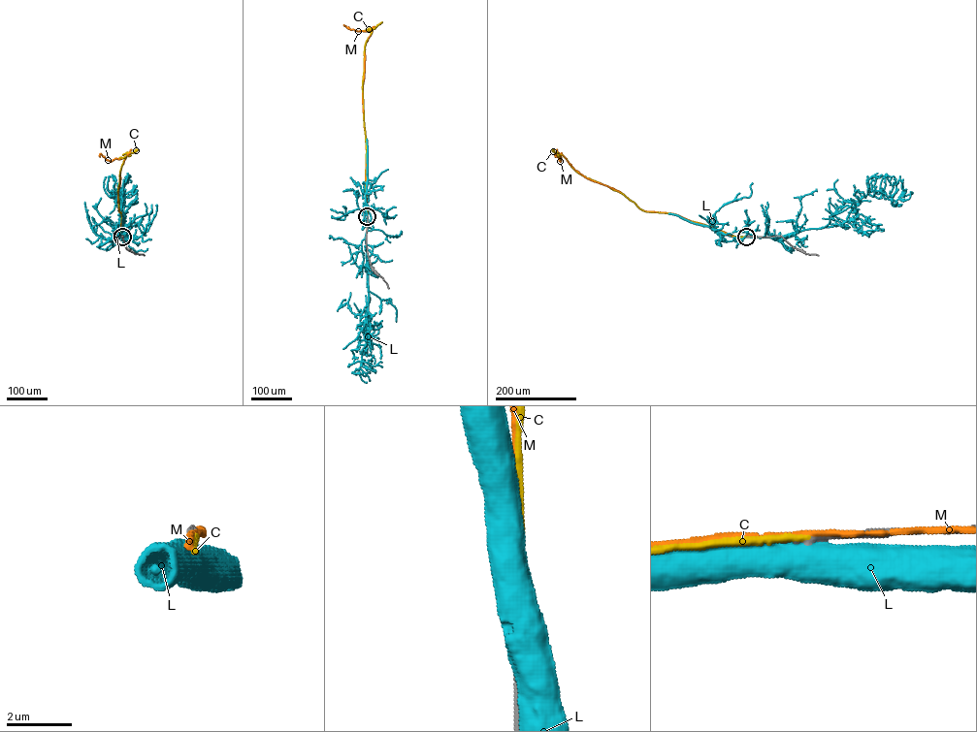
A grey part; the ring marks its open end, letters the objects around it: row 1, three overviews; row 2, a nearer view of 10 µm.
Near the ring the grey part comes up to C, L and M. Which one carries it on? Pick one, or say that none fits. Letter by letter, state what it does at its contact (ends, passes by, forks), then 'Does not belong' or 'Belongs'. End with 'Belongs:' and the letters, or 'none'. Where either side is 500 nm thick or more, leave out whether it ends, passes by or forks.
C: It ends there. Belongs
L: Does not belong
M: It passes by. Does not belong
Belongs: C

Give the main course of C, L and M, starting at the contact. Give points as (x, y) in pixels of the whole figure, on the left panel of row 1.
C: (122, 237), (117, 192), (119, 172), (127, 154), (137, 149)
L: (122, 237), (125, 197), (119, 195), (116, 201), (113, 196), (123, 188), (125, 179)
M: (122, 236), (117, 189), (120, 171), (127, 153), (111, 161), (101, 154), (100, 156)

